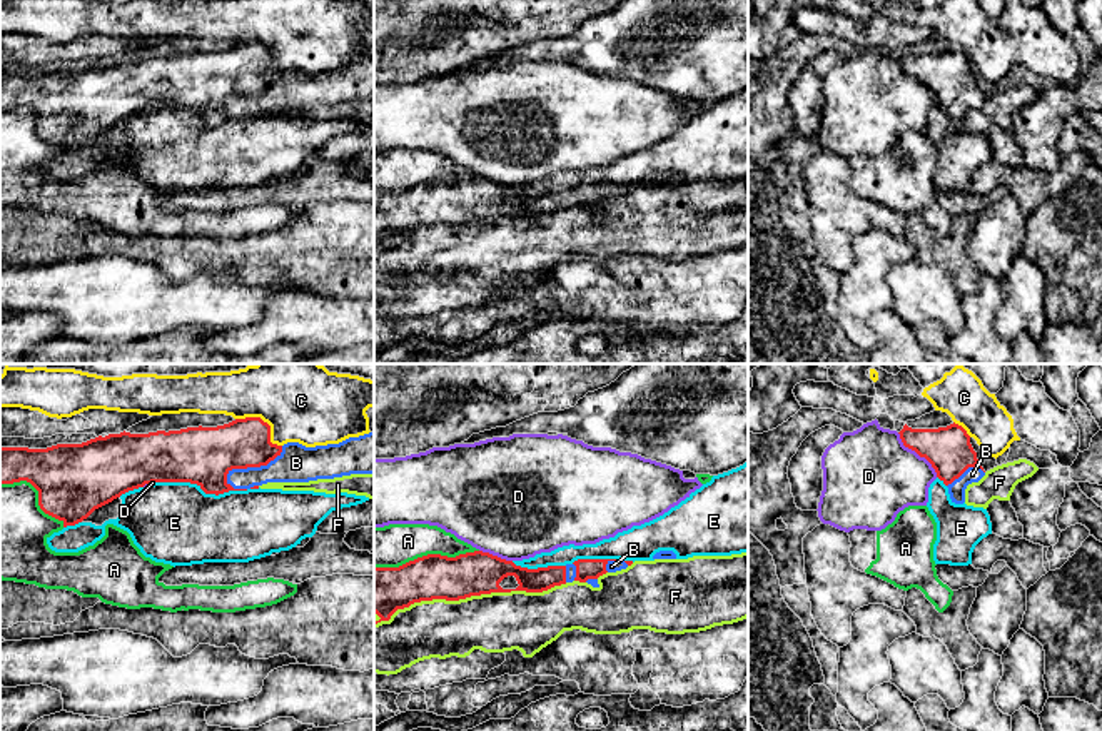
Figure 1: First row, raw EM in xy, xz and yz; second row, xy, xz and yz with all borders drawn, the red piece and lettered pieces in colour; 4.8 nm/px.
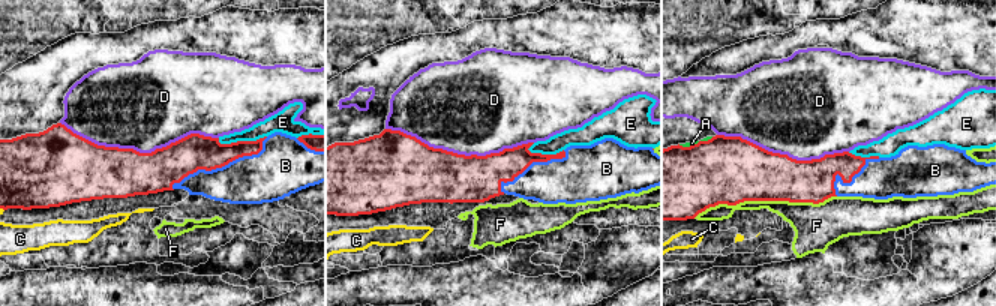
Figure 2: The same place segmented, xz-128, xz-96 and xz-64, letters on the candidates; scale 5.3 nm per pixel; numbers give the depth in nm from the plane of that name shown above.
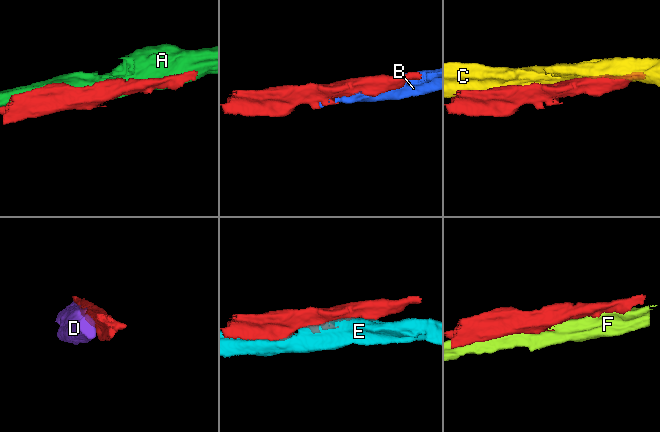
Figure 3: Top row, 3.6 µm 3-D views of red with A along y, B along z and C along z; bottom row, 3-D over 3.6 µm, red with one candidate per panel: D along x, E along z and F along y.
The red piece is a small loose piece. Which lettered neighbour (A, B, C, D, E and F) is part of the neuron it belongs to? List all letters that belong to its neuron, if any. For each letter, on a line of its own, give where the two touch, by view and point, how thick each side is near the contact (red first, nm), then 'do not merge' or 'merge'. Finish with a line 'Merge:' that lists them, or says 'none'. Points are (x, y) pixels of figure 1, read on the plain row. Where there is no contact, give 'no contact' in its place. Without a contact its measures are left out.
A: contact xz (428, 181); calibres 220 and 200 nm; do not merge
B: contact xy (252, 92); calibres 280 and 180 nm; merge
C: contact xy (266, 49); calibres 240 and 360 nm; do not merge
D: contact yz (917, 79); calibres 220 and 440 nm; do not merge
E: contact xy (201, 114); calibres 280 and 400 nm; do not merge
F: contact xz (470, 222); calibres 220 and 280 nm; do not merge
Merge: B

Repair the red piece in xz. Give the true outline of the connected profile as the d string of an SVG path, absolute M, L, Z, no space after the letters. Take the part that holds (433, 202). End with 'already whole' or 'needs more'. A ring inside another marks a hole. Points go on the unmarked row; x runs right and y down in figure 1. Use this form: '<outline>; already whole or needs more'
M483 177L456 184L427 180L399 194L374 194L374 239L381 244L374 250L389 247L397 235L421 227L459 227L511 217L543 219L573 207L599 214L599 202L631 190L633 187L619 185L578 185L566 192L528 195ZM508 202L516 204L516 215L499 212Z; needs more

